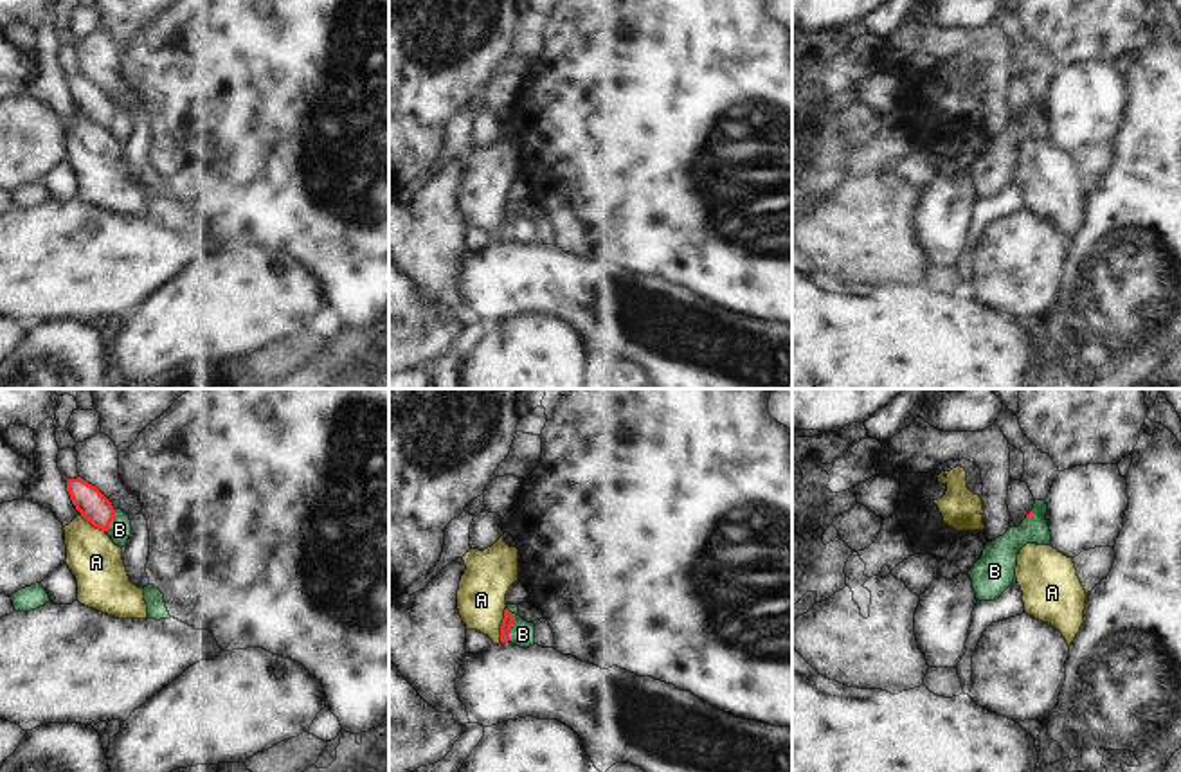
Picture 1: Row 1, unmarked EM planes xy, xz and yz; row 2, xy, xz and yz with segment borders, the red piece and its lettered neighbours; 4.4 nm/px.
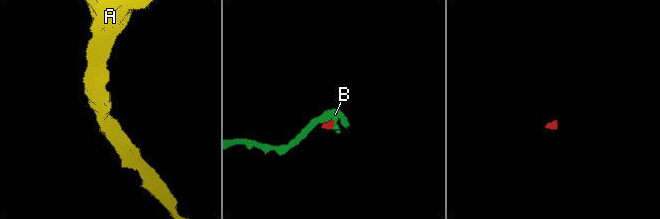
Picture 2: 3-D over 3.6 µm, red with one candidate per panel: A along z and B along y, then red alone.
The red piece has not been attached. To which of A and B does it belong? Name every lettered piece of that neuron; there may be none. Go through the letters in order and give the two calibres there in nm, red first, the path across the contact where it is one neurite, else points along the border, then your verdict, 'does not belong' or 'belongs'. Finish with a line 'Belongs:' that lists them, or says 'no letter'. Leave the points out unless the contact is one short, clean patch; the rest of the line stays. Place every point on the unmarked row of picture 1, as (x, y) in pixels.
A: 50 nm thick on the red side, 220 nm on the other; border along xz (506, 206), (501, 216), (499, 238); does not belong
B: 50 nm thick on the red side, 110 nm on the other; runs through xz (508, 216), (512, 220), (522, 231); belongs
Belongs: B

